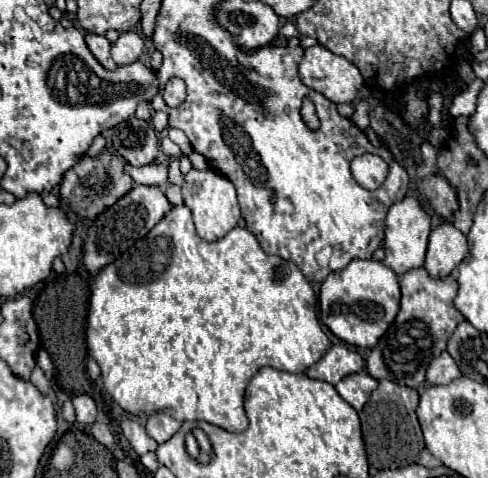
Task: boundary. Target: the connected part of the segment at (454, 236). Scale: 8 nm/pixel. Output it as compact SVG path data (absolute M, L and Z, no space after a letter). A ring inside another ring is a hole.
M443 222L429 234L429 246L423 268L431 278L449 276L457 264L469 254L467 238L451 222Z

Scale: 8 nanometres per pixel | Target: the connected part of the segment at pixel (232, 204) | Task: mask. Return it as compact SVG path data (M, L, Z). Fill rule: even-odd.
M191 168L183 176L183 180L185 180L183 182L183 202L193 214L197 234L205 242L215 242L215 240L223 238L231 228L237 226L237 222L241 218L239 204L237 204L237 192L235 192L235 186L223 174L217 174L213 170Z

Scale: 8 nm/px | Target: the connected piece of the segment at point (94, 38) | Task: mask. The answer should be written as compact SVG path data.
M87 34L85 40L87 40L87 46L89 46L91 54L99 60L99 64L101 64L103 68L107 68L107 70L115 70L115 68L117 68L117 64L113 62L113 58L111 58L111 54L109 54L111 44L109 44L109 40L107 40L105 36Z

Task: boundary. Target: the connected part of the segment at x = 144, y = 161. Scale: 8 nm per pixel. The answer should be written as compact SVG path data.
M129 118L113 130L113 148L119 152L131 166L147 166L157 158L159 140L147 122L139 118Z

